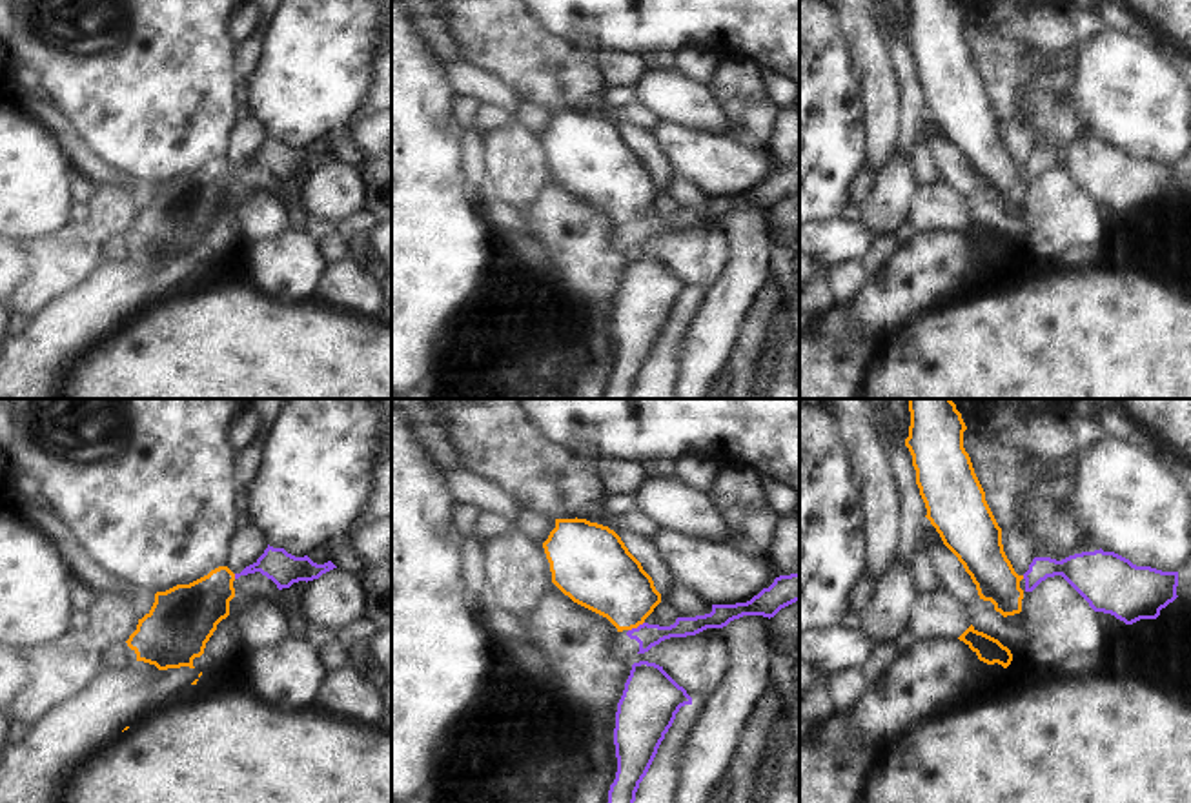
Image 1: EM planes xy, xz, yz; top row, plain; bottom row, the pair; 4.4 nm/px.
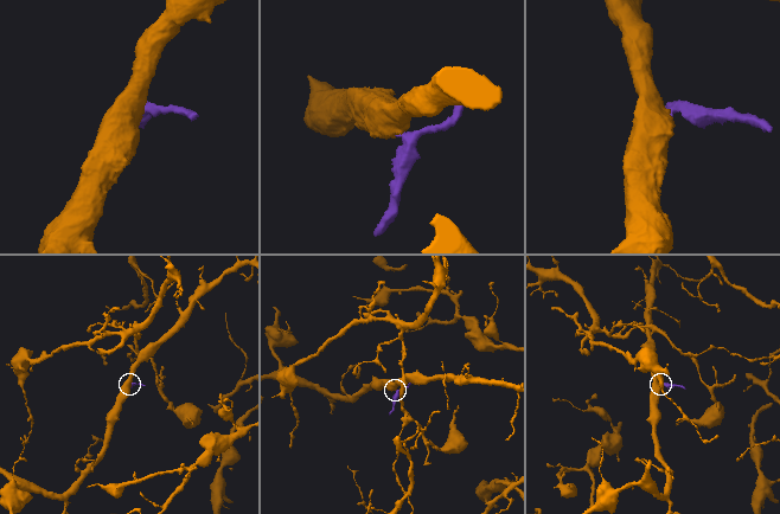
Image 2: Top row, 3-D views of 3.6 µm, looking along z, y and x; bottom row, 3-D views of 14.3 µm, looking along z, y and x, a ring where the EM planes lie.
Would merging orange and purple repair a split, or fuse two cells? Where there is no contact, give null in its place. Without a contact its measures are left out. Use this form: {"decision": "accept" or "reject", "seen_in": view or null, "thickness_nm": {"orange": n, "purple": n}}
{"decision": "reject", "seen_in": "xz", "thickness_nm": {"orange": 300, "purple": 100}}

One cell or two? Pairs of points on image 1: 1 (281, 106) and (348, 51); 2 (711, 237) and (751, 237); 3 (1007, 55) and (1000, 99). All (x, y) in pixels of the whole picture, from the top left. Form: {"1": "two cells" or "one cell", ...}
{"1": "one cell", "2": "two cells", "3": "one cell"}

